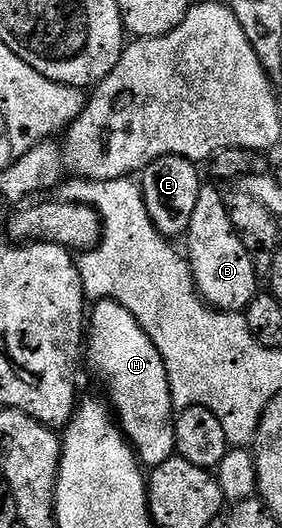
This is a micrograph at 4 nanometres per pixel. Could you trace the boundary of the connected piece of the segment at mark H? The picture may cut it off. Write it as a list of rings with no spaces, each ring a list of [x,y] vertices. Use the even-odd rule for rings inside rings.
[[[103,298],[92,303],[91,313],[87,318],[87,362],[88,358],[109,393],[108,401],[111,403],[112,413],[119,419],[125,437],[129,439],[142,463],[152,468],[174,457],[177,449],[177,427],[165,361],[149,333],[122,302],[117,302],[114,298]]]

